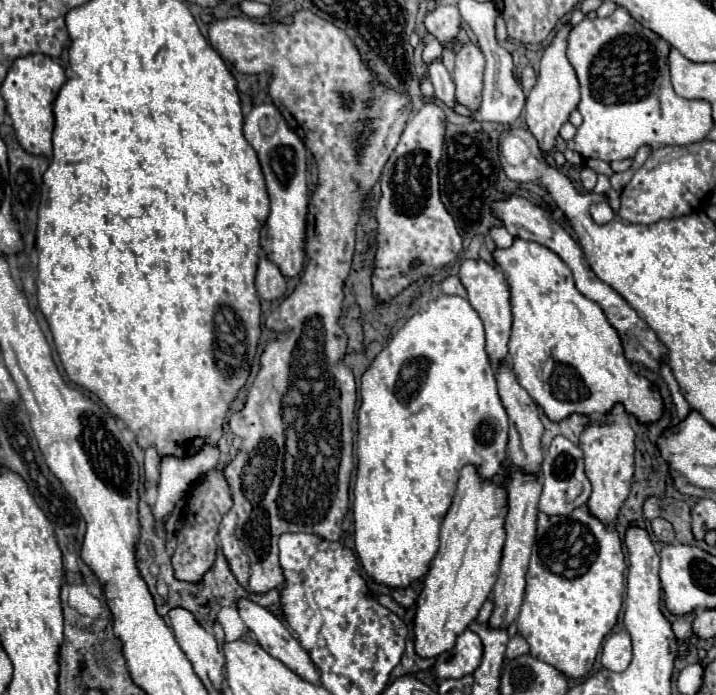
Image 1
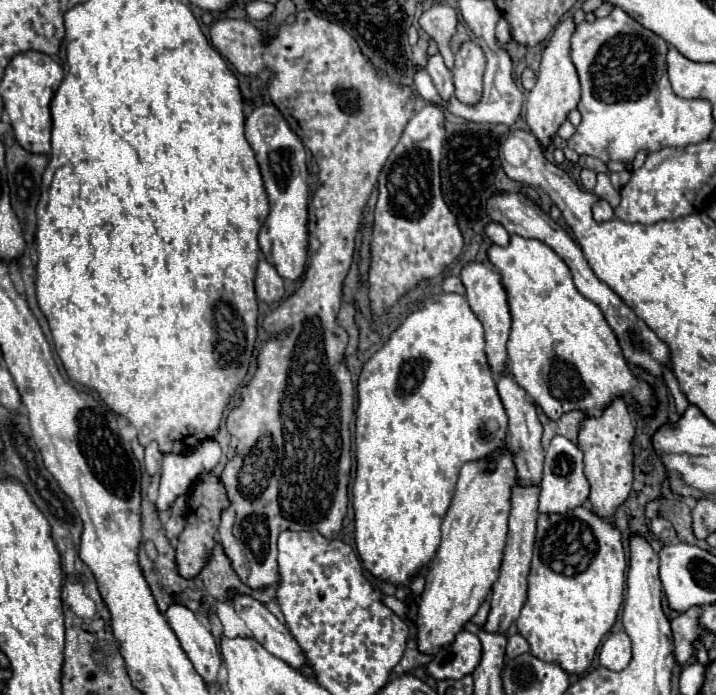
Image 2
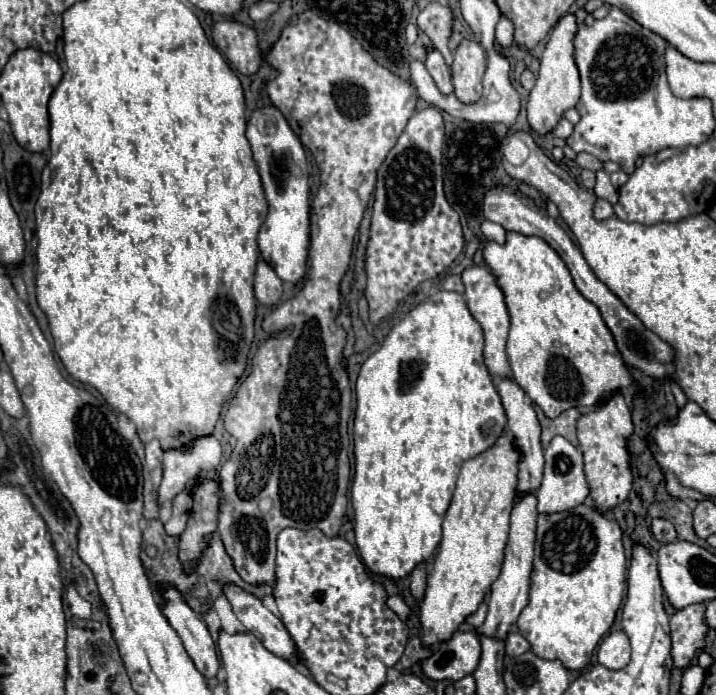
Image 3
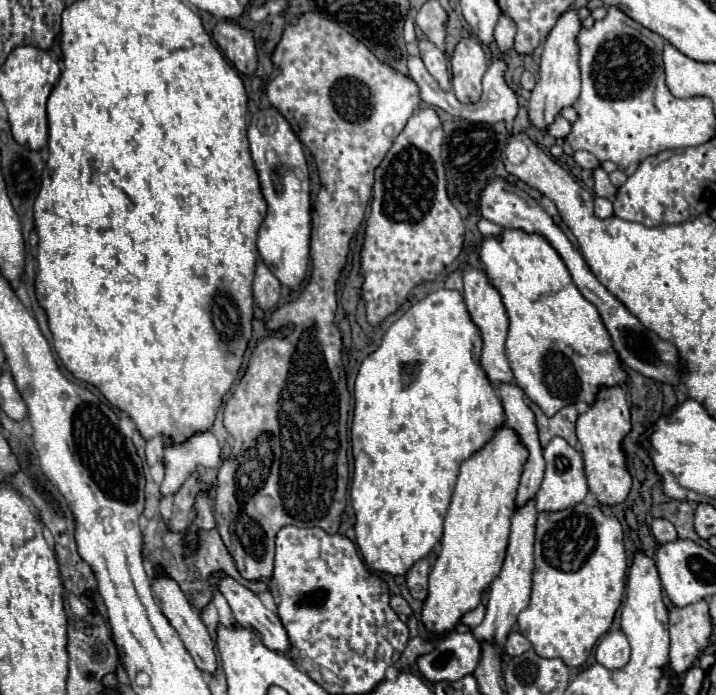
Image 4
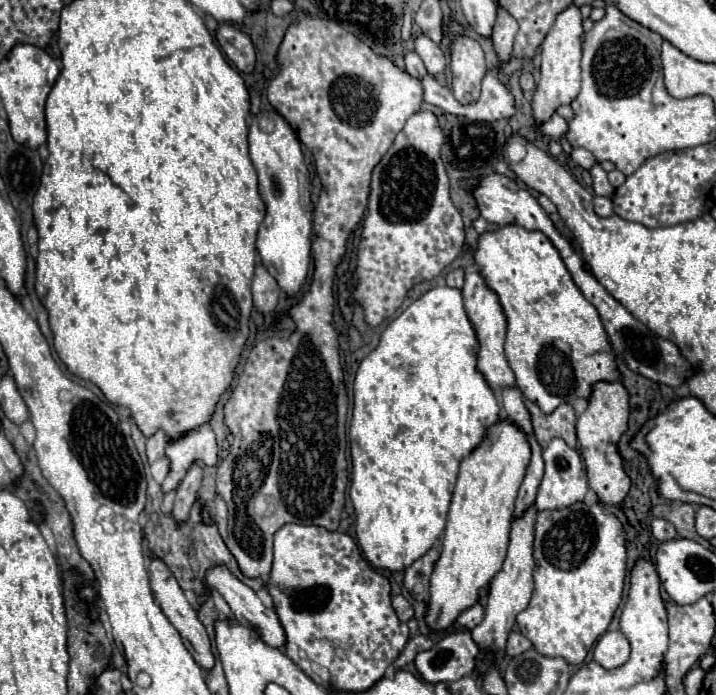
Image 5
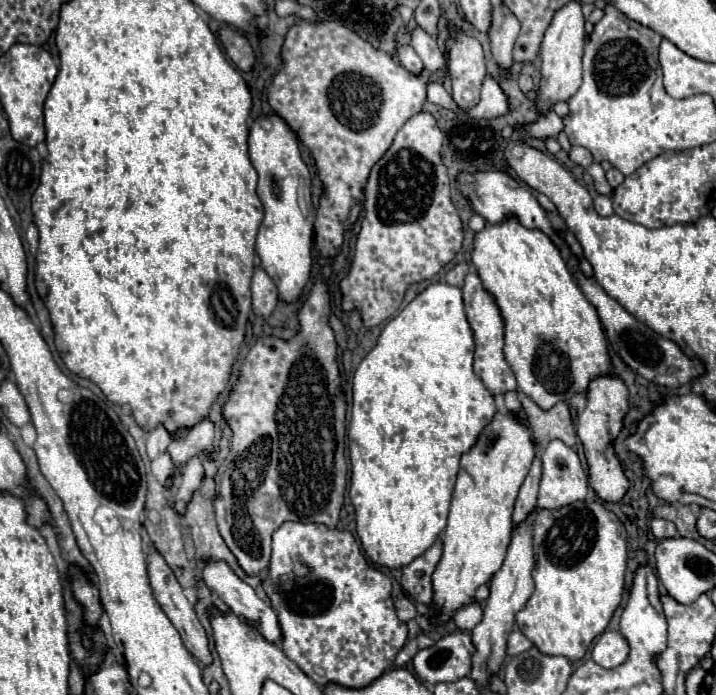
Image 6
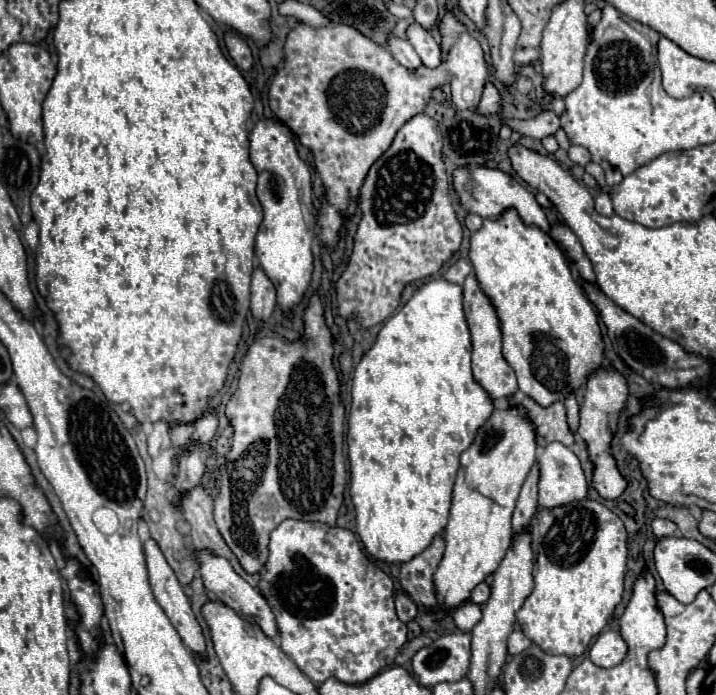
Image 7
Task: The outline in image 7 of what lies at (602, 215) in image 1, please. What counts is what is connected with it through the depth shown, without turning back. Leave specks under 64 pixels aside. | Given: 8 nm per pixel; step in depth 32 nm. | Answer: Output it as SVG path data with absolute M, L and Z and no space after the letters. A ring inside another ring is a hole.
M600 192L594 202L596 202L596 212L600 212L602 216L612 216L612 214L614 214L614 210L612 210L612 200L610 200L608 194Z

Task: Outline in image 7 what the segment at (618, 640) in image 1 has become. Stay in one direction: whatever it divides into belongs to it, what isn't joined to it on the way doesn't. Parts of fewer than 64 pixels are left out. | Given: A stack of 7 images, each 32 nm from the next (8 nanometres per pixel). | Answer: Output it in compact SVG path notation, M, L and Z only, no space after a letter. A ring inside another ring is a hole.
M612 630L602 632L590 648L590 660L602 668L612 668L620 664L626 654L628 654L628 644L620 636L620 632Z

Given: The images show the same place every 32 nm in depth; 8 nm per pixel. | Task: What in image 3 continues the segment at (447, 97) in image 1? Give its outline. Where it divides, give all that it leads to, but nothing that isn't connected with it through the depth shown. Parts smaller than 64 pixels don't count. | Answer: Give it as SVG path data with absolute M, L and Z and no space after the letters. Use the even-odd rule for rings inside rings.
M428 50L426 54L426 68L430 72L430 76L434 78L436 86L440 88L440 92L444 96L452 94L454 92L454 86L452 86L452 76L450 76L450 70L448 66L444 64L444 58L438 50Z

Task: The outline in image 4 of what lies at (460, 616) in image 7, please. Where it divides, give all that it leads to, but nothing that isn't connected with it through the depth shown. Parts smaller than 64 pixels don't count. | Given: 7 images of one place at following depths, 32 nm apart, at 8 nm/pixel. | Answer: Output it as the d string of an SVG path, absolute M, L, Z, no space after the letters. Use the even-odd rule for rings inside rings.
M482 604L482 606L480 606L480 610L476 608L476 610L468 612L468 614L464 614L462 622L464 622L464 624L468 624L470 628L476 628L478 624L482 624L482 620L484 620L484 614L486 614L486 610L484 610L484 604Z

